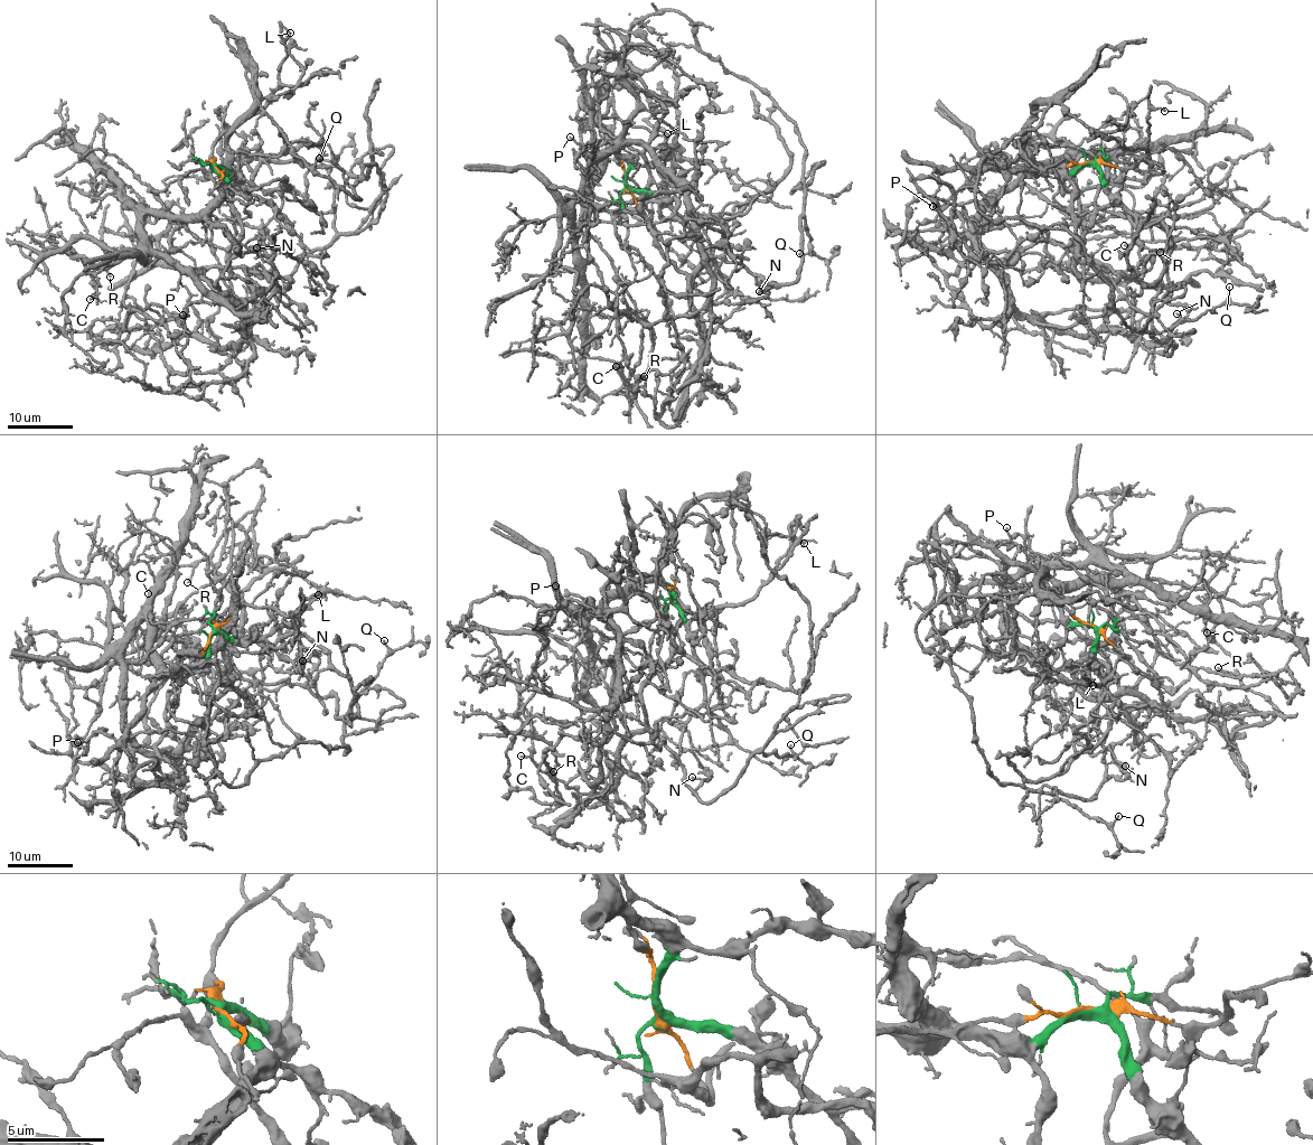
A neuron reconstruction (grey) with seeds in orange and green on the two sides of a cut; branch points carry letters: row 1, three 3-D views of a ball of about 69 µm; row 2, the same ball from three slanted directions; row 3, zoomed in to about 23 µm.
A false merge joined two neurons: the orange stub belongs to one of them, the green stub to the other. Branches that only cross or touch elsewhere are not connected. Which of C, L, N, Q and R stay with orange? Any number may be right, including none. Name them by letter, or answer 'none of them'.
C, L, N, Q, R

